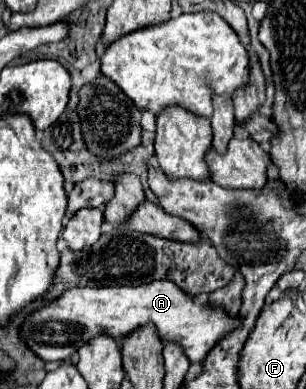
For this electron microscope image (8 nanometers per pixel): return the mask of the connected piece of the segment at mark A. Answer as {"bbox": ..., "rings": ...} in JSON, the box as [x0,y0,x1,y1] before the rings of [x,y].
{"bbox":[21,278,243,364],"rings":[[[165,278],[165,280],[153,280],[149,284],[141,284],[141,286],[103,286],[103,288],[85,286],[85,288],[67,290],[59,300],[55,300],[49,306],[43,306],[35,314],[31,314],[25,320],[21,334],[23,334],[25,344],[45,362],[65,362],[65,360],[69,360],[69,356],[73,352],[77,352],[83,344],[87,344],[95,336],[107,334],[115,340],[123,340],[131,332],[147,326],[147,324],[153,324],[163,342],[179,344],[191,364],[201,364],[207,358],[207,354],[211,352],[211,348],[221,338],[225,338],[229,332],[233,332],[241,322],[243,322],[241,316],[229,316],[223,306],[217,306],[211,302],[205,302],[205,304],[195,302],[193,296],[189,296],[187,292],[183,294],[183,290],[173,280]]]}

